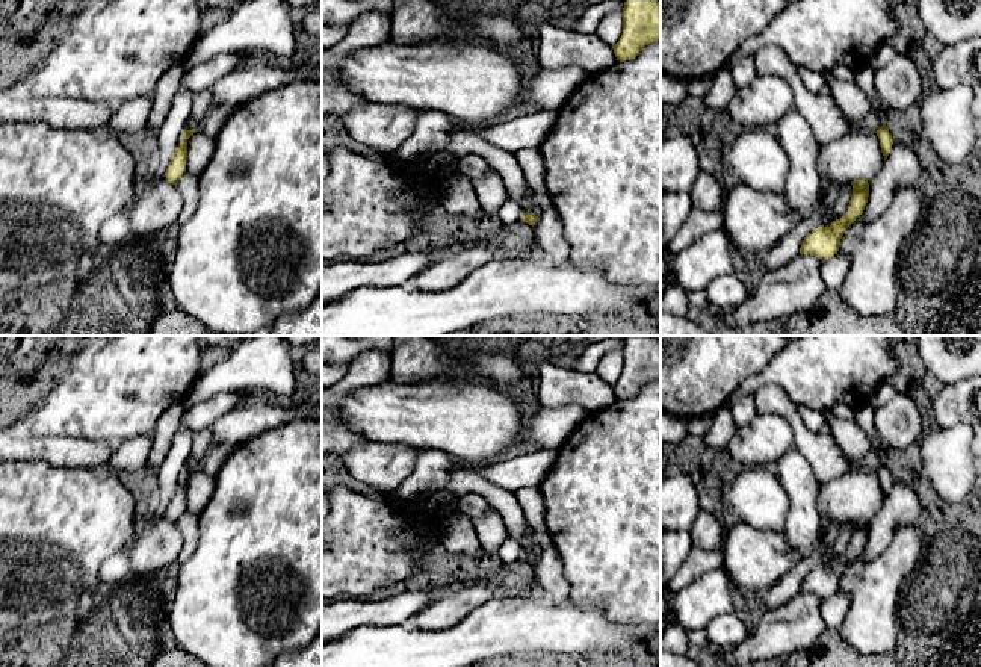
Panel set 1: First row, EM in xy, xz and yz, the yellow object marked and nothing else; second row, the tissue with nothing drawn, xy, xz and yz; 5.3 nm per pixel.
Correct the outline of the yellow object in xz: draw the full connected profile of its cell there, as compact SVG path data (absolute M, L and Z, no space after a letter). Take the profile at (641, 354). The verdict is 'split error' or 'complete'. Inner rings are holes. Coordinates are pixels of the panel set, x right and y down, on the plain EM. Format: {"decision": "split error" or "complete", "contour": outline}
{"decision": "complete", "contour": "M629 336L623 346L623 372L612 386L617 399L635 398L645 384L658 380L661 380L661 340Z"}

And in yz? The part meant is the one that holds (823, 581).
{"decision": "complete", "contour": "M854 519L851 523L853 534L846 552L840 558L833 560L830 566L819 564L809 572L801 581L800 593L810 593L822 600L837 593L843 572L860 557L869 535L868 520Z"}

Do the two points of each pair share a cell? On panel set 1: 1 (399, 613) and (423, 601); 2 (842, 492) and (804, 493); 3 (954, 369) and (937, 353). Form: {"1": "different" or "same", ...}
{"1": "same", "2": "different", "3": "same"}

